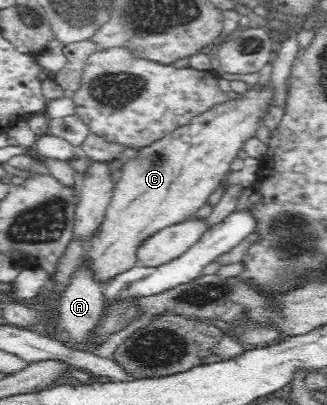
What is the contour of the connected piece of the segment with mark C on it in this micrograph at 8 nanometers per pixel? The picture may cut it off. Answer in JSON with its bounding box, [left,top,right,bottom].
[48,83,277,300]

